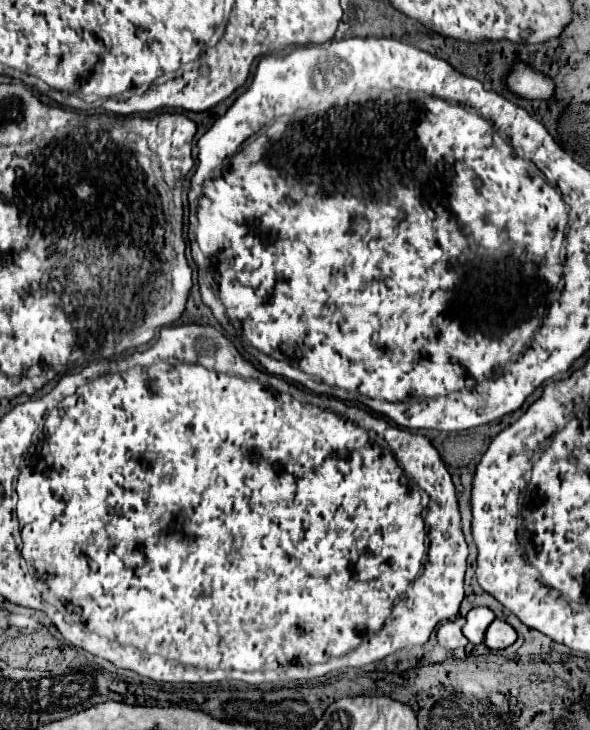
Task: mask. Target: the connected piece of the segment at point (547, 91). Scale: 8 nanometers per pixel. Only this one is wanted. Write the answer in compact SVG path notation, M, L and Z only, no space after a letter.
M516 64L510 74L512 76L508 76L506 82L512 88L512 92L522 96L522 98L546 100L546 98L550 98L554 94L552 80L538 74L538 72L532 72L528 66L524 68L524 64Z

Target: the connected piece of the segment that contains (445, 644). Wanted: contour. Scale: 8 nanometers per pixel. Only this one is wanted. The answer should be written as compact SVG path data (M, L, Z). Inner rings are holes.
M454 618L454 620L448 620L444 622L438 632L436 632L436 638L438 638L438 644L446 650L456 650L456 648L462 648L468 644L466 636L462 634L462 626L466 624L464 618Z

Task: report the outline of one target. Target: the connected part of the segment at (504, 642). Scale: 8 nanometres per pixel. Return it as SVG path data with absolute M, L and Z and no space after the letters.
M494 620L486 630L484 644L490 650L502 650L502 648L510 646L514 640L516 640L516 630L510 624L506 624L504 620Z

